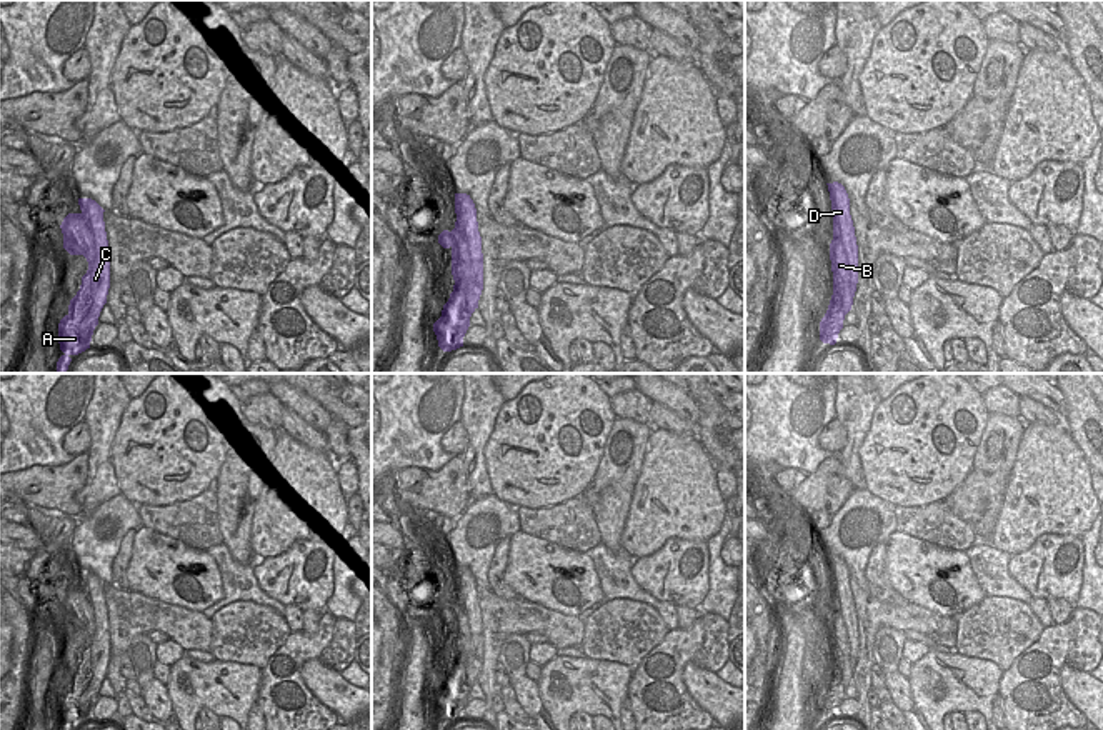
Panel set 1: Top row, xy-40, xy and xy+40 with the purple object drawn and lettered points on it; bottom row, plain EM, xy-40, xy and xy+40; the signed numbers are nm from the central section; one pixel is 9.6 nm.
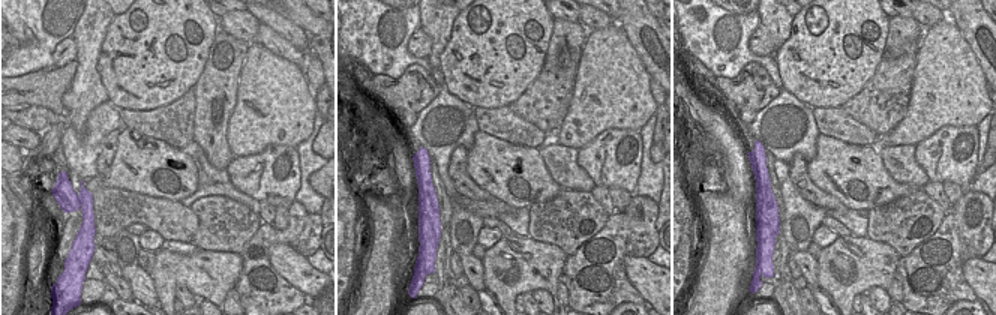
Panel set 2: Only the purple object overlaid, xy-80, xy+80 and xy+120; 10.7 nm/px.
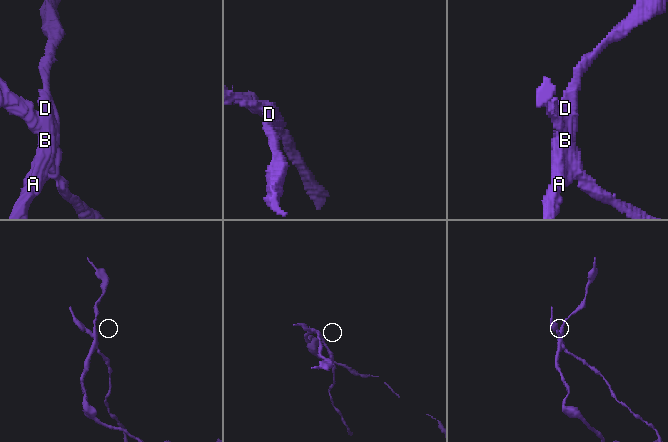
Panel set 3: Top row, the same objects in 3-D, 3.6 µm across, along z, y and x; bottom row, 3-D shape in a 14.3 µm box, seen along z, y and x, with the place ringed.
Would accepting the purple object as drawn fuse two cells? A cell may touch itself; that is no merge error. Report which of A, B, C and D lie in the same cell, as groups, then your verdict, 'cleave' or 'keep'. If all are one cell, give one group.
groups A C D / B; cleave

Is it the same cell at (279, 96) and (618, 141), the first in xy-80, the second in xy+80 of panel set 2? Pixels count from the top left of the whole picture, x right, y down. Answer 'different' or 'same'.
different

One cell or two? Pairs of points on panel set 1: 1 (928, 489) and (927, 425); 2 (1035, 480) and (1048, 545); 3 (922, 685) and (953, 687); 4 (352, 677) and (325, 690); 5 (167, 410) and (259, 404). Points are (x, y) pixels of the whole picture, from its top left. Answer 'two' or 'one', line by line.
1: one
2: two
3: one
4: two
5: two

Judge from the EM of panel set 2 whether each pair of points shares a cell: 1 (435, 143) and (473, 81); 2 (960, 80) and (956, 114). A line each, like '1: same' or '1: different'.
1: different
2: same

